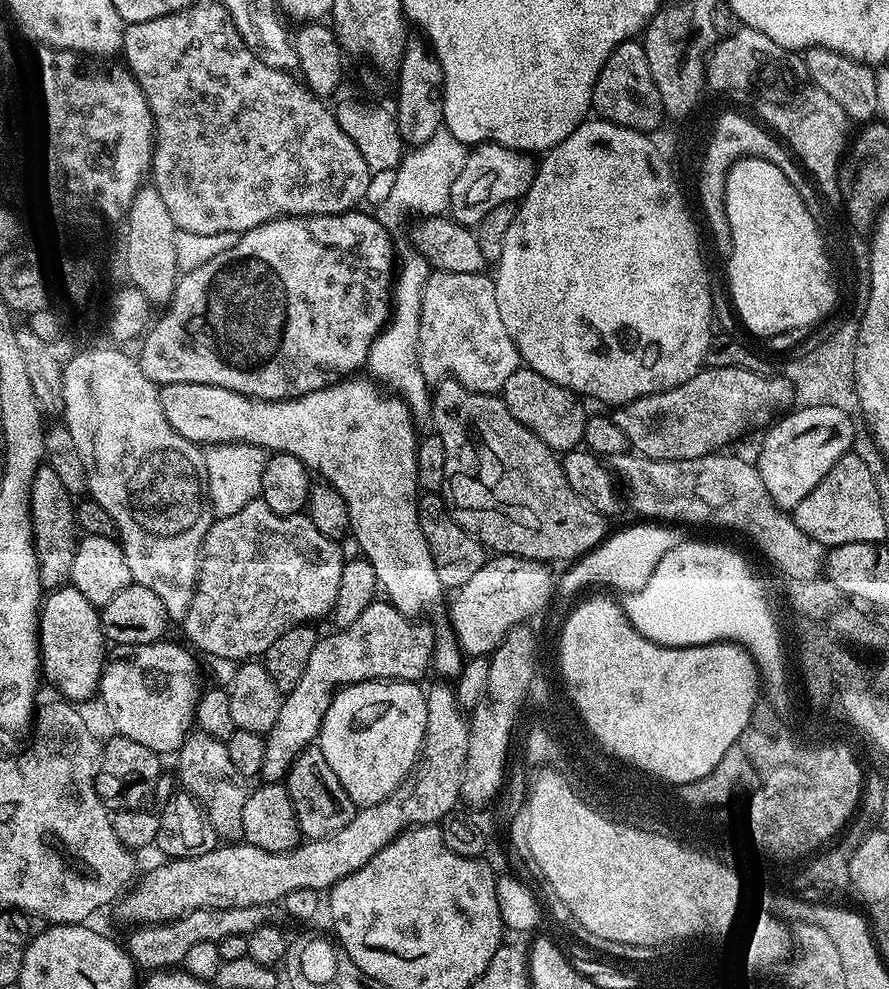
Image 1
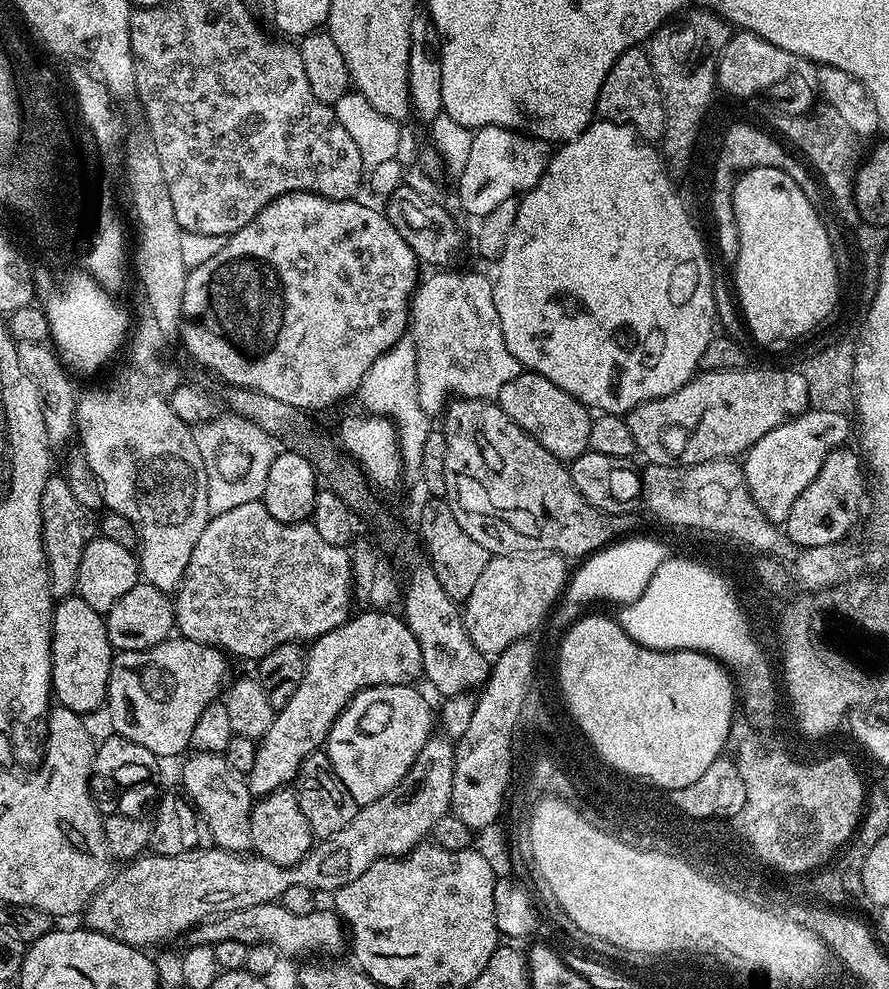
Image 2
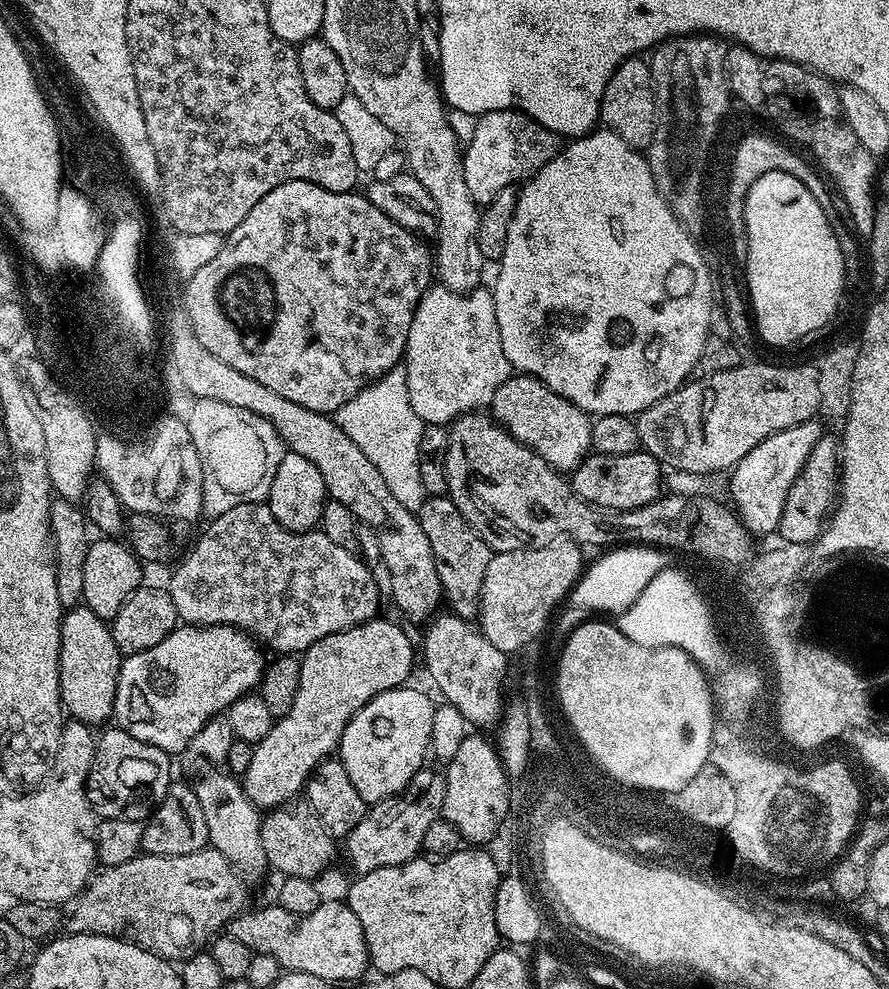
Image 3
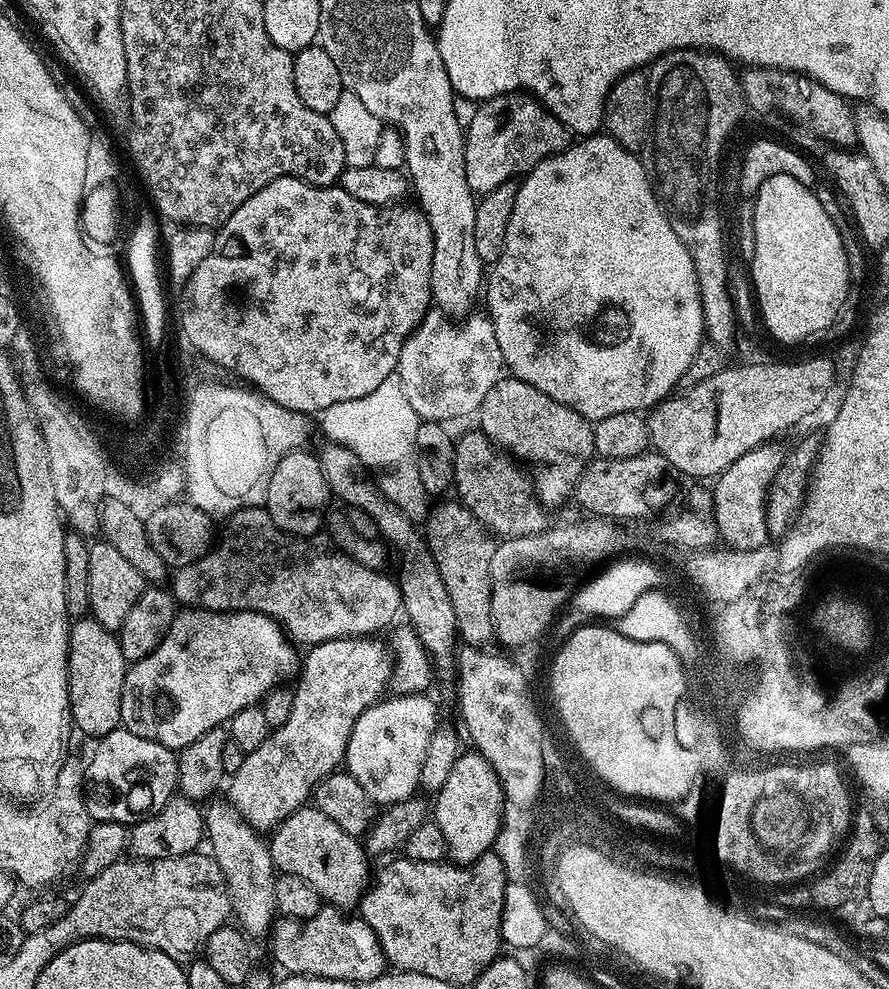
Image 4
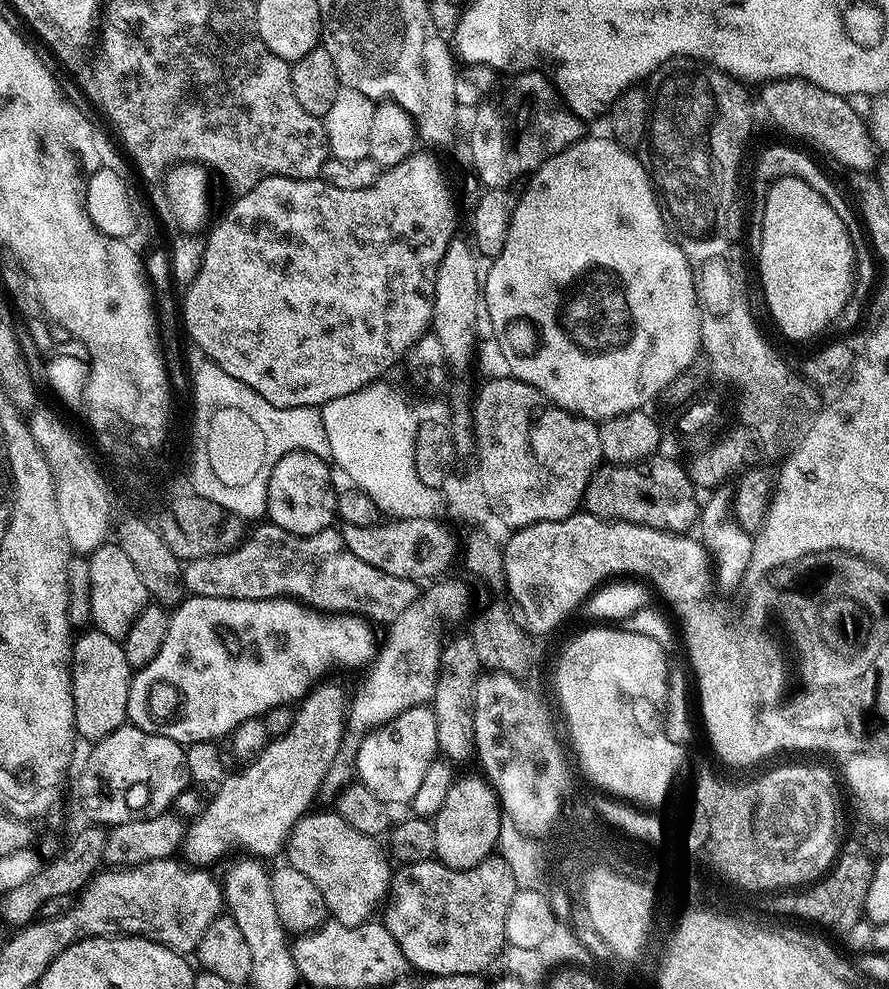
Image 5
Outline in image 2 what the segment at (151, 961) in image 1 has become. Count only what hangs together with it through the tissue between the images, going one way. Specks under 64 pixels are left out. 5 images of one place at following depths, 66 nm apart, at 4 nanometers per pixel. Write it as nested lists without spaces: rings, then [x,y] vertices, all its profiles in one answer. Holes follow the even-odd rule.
[[[278,902],[271,904],[263,904],[262,906],[246,906],[246,910],[234,910],[233,912],[225,912],[213,919],[206,920],[202,924],[196,925],[191,932],[187,933],[187,943],[193,944],[209,944],[216,945],[218,942],[226,942],[233,940],[234,942],[242,942],[247,945],[257,943],[272,944],[277,949],[281,957],[286,956],[308,956],[304,958],[312,958],[315,952],[321,952],[321,957],[336,958],[340,951],[346,948],[346,928],[335,911],[317,910],[310,914],[290,914],[290,910],[286,910]]]

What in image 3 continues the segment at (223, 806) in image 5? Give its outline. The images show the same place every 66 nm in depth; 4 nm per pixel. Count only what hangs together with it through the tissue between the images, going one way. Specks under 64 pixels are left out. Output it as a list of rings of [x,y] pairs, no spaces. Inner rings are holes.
[[[380,619],[330,634],[299,657],[300,681],[294,706],[273,723],[262,742],[254,745],[250,766],[242,777],[244,792],[257,808],[271,810],[295,801],[312,771],[339,749],[350,718],[378,694],[409,683],[412,644],[394,621]]]

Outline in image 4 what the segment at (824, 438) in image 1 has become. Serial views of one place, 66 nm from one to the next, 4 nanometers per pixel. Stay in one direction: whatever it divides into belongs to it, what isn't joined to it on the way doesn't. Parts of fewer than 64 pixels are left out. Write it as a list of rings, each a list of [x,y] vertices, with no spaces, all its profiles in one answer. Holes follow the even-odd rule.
[[[779,443],[759,444],[754,450],[742,454],[727,470],[715,477],[716,488],[711,489],[714,502],[716,525],[720,531],[720,540],[729,549],[749,552],[769,543],[768,535],[768,497],[772,485],[783,468],[786,452],[779,448]]]

